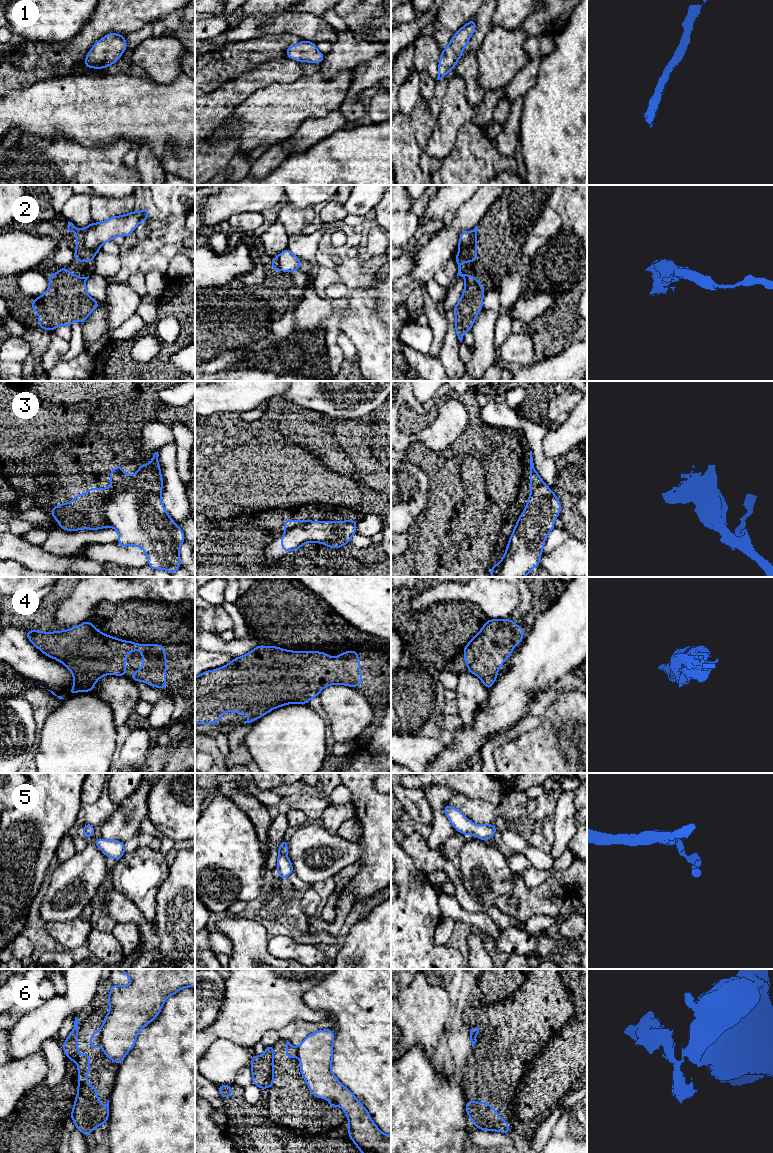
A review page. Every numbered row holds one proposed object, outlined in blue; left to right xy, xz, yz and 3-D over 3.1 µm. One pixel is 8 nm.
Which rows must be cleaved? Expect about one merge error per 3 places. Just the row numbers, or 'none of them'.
2, 3, 6

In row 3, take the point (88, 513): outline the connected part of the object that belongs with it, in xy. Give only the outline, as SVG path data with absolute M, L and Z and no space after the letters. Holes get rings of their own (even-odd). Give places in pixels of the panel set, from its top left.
M158 452L153 454L150 463L141 464L134 475L126 474L123 466L114 466L108 475L111 478L109 488L88 488L86 494L76 494L71 503L63 502L51 508L51 516L59 521L60 529L78 531L109 527L103 498L112 491L140 489L161 494L163 490Z

